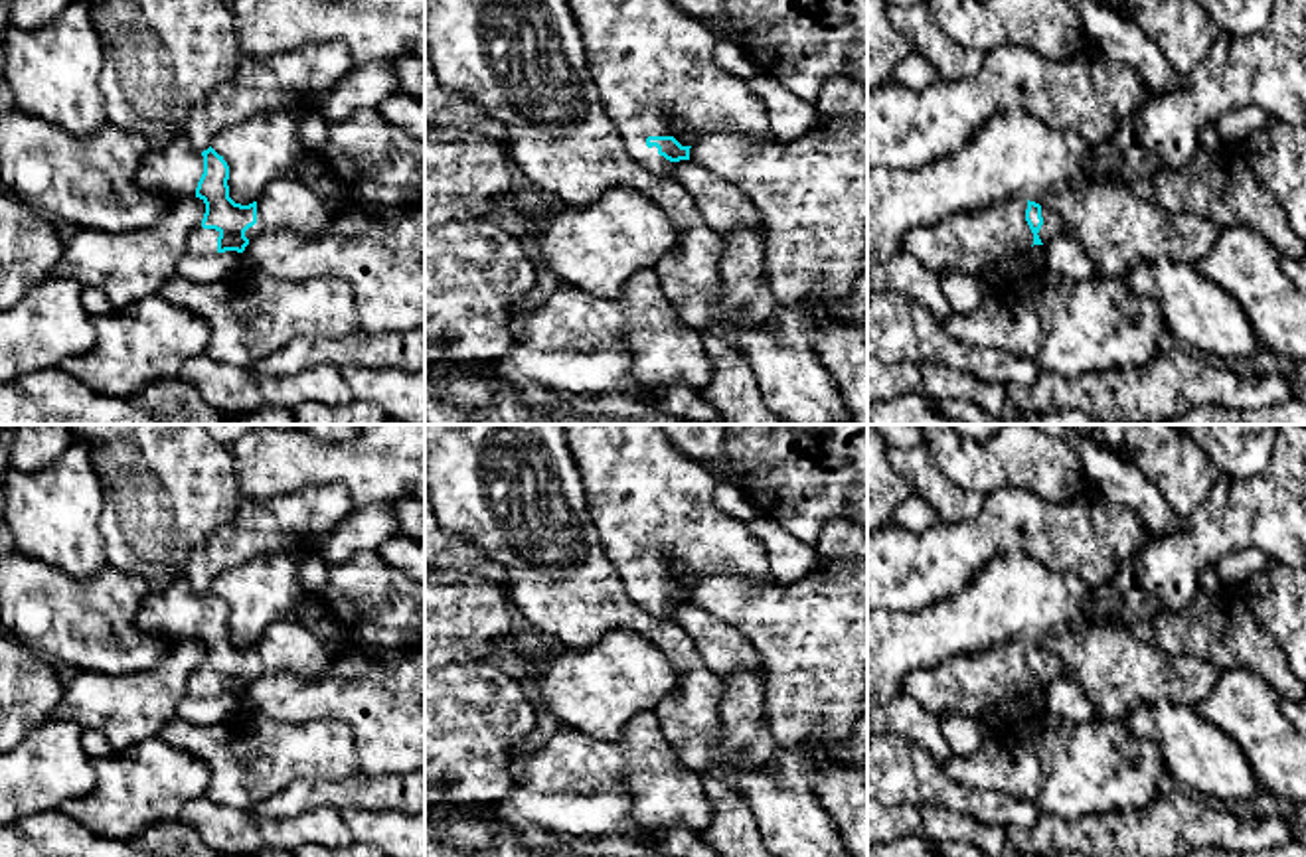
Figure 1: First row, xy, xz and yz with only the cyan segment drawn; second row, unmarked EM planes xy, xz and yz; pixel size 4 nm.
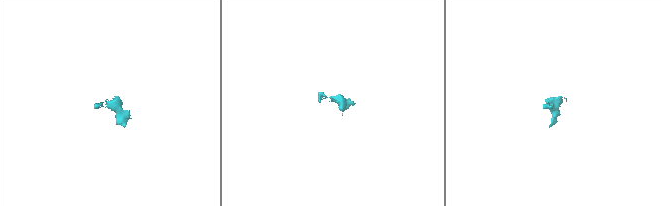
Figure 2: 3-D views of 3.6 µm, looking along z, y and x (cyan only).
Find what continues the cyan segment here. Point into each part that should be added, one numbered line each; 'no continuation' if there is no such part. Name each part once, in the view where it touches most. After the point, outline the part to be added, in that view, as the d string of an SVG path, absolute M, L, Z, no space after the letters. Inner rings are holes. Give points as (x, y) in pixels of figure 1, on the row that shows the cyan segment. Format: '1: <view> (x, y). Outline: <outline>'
1: xy (176, 168). Outline: M182 130L164 148L152 148L136 174L136 184L170 197L196 195L204 174L204 156L196 152Z
2: yz (971, 241). Outline: M1004 197L937 225L913 227L901 249L937 274L960 271L984 278L1002 259L1014 259L1033 245L1025 209L1025 197Z

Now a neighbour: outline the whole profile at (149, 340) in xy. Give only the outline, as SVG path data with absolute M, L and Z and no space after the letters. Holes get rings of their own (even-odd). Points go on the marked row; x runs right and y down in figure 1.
M160 294L93 318L93 326L93 350L59 367L105 397L128 397L152 381L176 377L209 342L202 316Z

